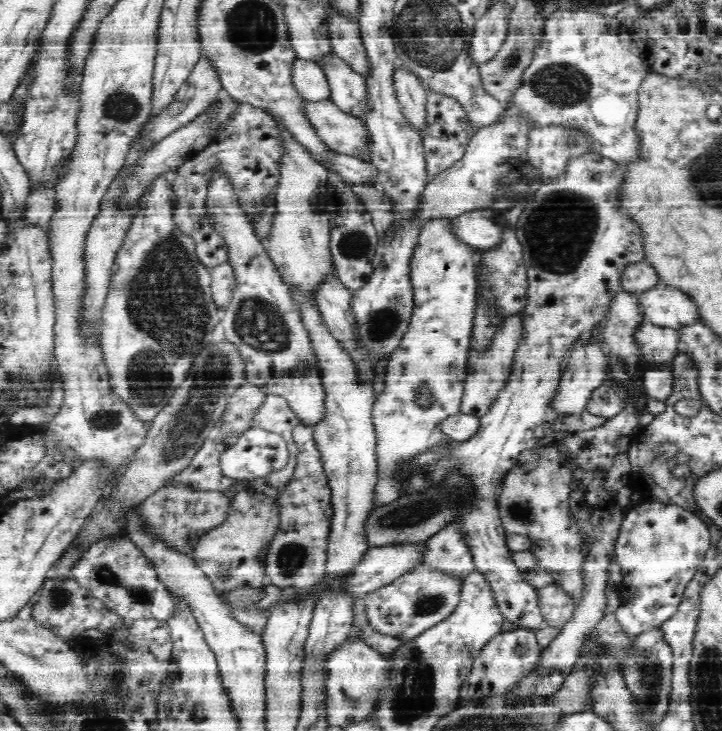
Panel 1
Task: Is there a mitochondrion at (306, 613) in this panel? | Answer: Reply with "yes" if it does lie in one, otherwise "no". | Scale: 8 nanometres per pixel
no

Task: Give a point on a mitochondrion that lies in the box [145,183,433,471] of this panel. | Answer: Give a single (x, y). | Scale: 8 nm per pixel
(177, 438)

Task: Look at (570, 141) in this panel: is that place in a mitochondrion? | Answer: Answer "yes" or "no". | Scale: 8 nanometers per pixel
yes

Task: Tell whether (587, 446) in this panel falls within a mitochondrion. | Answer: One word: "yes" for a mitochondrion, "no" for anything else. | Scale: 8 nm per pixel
yes

